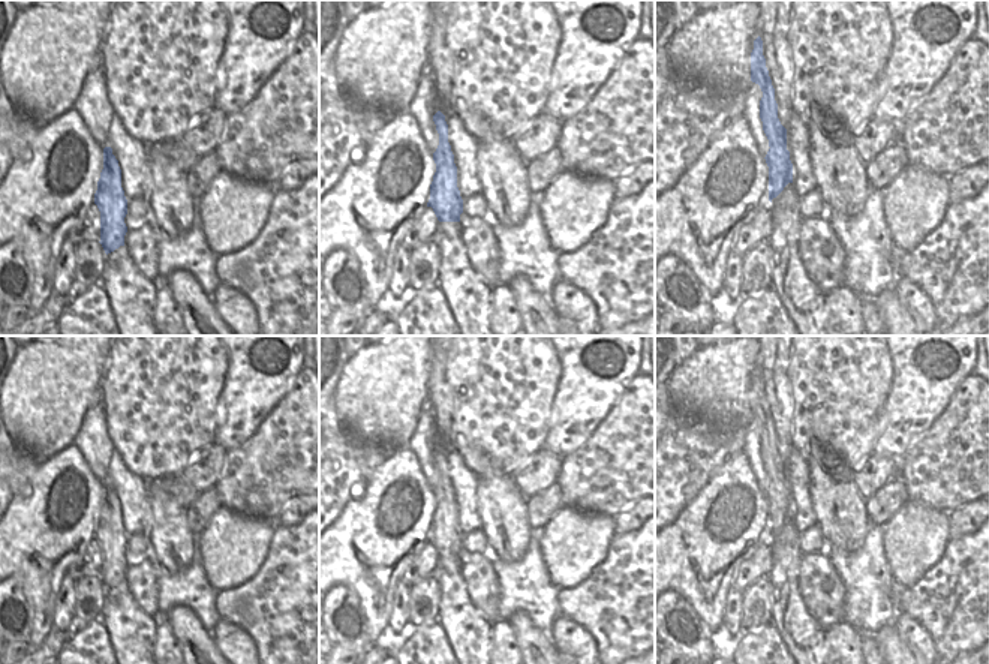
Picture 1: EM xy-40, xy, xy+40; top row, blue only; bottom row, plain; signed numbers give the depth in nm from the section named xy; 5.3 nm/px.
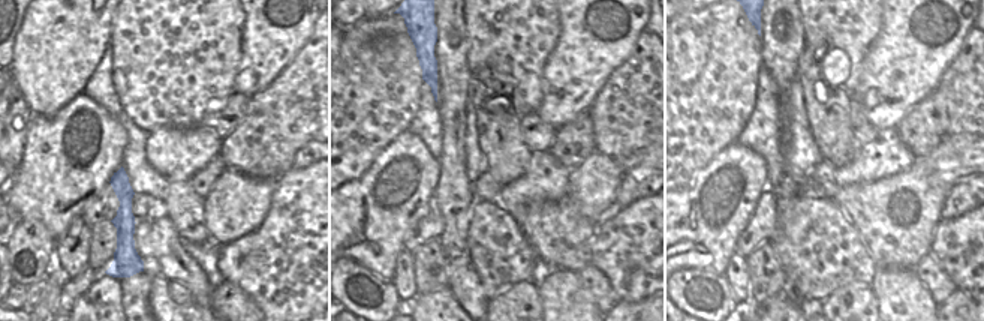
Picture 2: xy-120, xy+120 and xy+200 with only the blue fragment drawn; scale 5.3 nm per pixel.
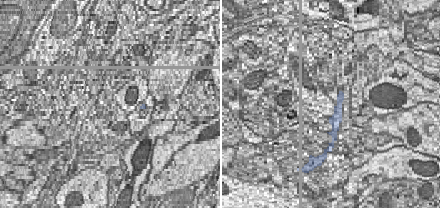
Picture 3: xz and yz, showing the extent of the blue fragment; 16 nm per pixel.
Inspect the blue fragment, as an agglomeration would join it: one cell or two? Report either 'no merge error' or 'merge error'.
no merge error

